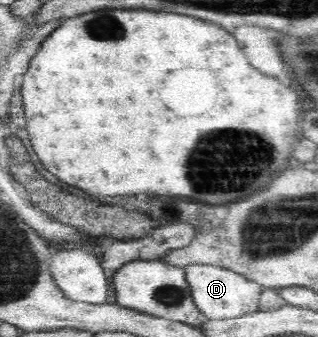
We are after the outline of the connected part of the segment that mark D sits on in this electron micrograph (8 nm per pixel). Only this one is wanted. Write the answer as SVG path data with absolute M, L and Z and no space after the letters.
M190 264L184 268L194 303L209 321L233 320L259 310L259 301L263 291L259 283L218 266Z

